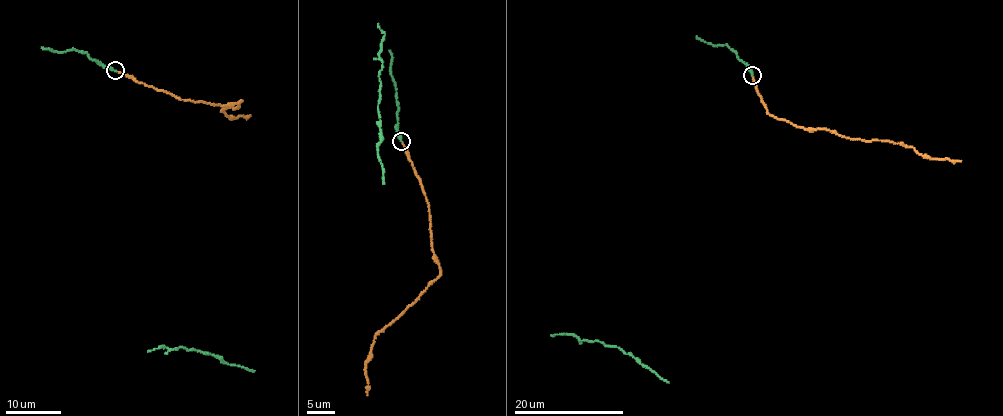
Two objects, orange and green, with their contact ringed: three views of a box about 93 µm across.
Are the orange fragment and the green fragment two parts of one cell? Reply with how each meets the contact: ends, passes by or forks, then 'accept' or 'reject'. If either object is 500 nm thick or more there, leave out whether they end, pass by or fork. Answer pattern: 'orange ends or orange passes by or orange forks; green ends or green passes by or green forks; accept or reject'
orange ends; green ends; reject

